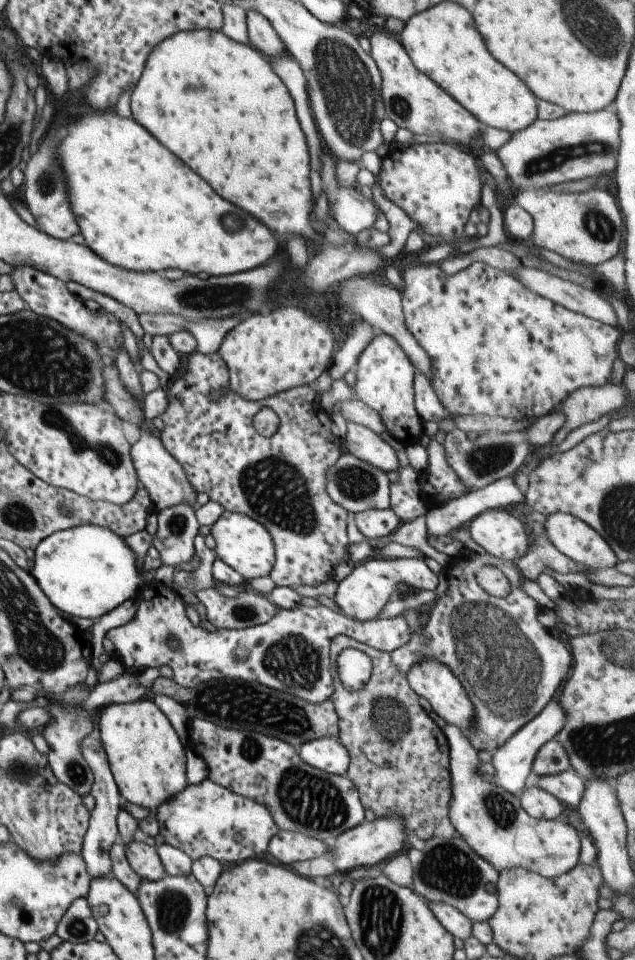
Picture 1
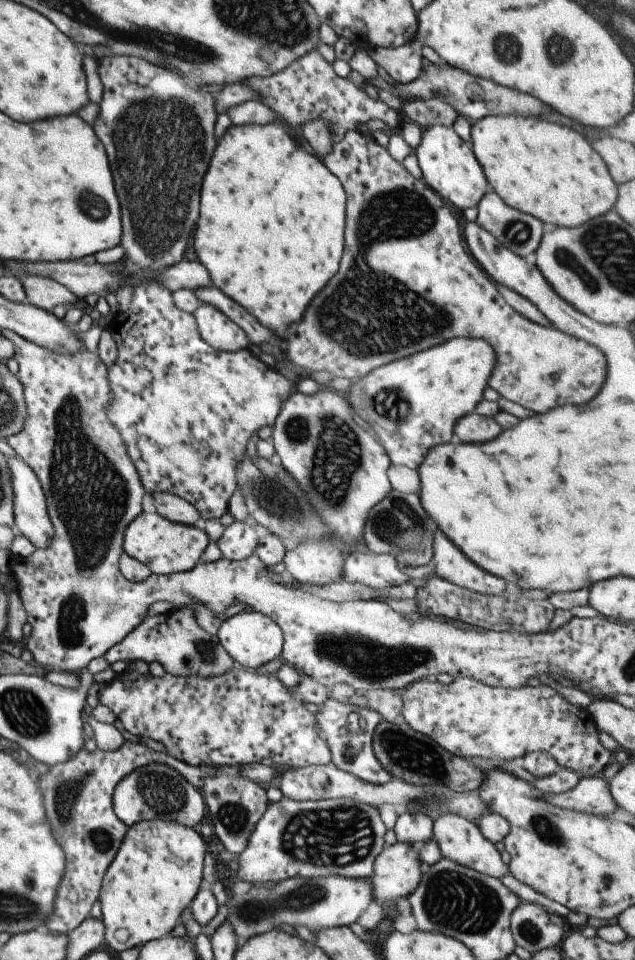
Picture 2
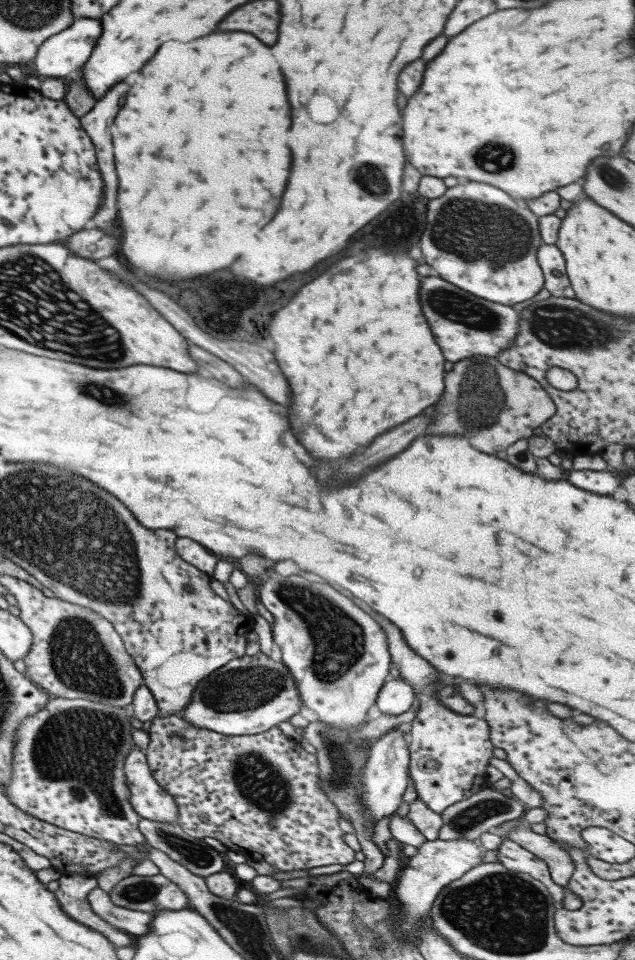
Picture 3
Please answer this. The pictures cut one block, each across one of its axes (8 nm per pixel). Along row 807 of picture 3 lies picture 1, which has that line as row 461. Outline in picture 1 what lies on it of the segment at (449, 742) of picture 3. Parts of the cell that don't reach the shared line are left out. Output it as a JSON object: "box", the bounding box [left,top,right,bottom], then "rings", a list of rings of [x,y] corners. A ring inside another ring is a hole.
{"box":[418,438,467,511],"rings":[[[434,438],[426,446],[427,466],[420,474],[418,487],[423,506],[427,511],[443,506],[445,502],[467,493],[461,480],[455,476],[453,467],[445,458],[445,449]]]}

